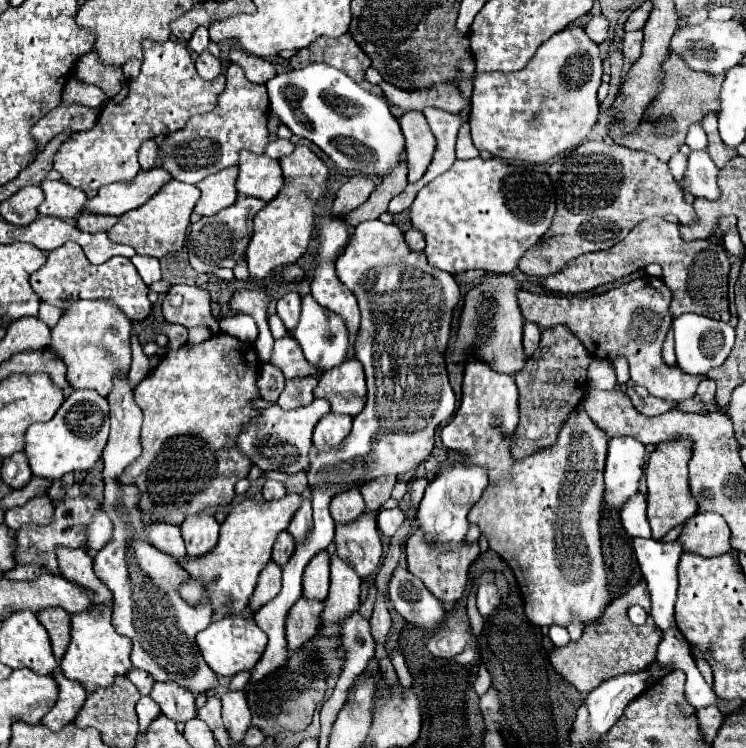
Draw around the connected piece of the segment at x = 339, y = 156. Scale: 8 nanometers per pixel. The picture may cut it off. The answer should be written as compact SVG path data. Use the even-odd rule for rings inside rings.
M308 64L306 68L300 68L300 70L276 74L272 80L266 82L266 88L270 96L270 108L280 116L280 120L296 136L302 136L314 142L320 150L324 150L340 170L356 172L372 180L378 180L388 176L388 172L400 164L400 154L404 152L406 138L400 130L398 120L390 112L390 104L382 96L376 96L360 88L360 84L354 82L344 72L328 64Z

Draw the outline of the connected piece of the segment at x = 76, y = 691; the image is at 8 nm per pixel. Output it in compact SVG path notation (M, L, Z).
M62 672L54 674L58 686L60 686L60 698L54 704L54 708L42 718L42 724L46 728L50 728L52 732L62 730L66 724L74 722L76 714L80 712L84 700L86 700L86 692L82 688L82 684L76 684L72 680L68 680Z

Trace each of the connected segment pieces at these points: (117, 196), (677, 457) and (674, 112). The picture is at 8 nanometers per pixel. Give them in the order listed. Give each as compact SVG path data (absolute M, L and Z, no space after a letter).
M162 166L152 170L140 170L132 180L126 182L112 182L100 188L98 196L88 200L84 212L100 212L100 214L114 214L122 216L128 210L134 210L148 202L172 176Z
M672 440L668 444L656 446L646 464L646 484L648 484L648 522L652 528L652 538L660 540L674 526L692 518L698 508L688 492L688 460L692 456L692 444L686 440Z
M670 54L670 58L664 62L664 72L666 72L664 90L654 100L654 104L648 106L638 132L624 136L622 128L614 124L608 128L608 136L616 140L616 144L624 144L626 148L632 148L632 150L650 152L658 156L662 162L668 162L684 144L690 124L702 122L702 118L710 112L714 114L720 112L720 88L724 82L724 74L696 72L678 54Z

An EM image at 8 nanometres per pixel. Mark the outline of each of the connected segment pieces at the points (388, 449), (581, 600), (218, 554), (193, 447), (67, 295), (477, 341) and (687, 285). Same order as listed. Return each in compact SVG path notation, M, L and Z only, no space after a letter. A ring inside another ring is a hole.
M380 220L360 222L354 228L350 242L346 244L344 252L336 260L336 276L356 296L362 312L362 324L356 338L356 358L362 362L366 372L368 398L366 398L364 410L354 418L354 428L350 436L344 440L344 444L338 450L316 454L316 458L308 468L308 482L312 490L312 508L314 508L314 528L308 540L296 546L292 560L282 568L282 592L254 616L256 624L268 634L268 648L260 664L256 664L256 668L252 670L250 682L244 686L244 692L248 692L256 682L260 682L264 676L268 676L270 672L274 672L276 668L288 662L286 616L294 606L294 602L302 596L302 572L318 552L326 550L334 542L334 520L328 510L330 500L336 494L342 494L354 486L362 486L366 482L372 482L388 474L402 476L412 468L416 468L418 464L422 464L432 454L436 428L440 426L442 420L448 420L454 414L454 406L456 406L456 396L448 382L446 362L444 362L444 354L450 340L452 314L460 300L460 286L456 284L454 276L430 266L426 262L424 252L412 252L398 224L394 222L384 224Z
M578 406L560 430L554 446L524 458L524 462L514 462L510 480L486 488L468 514L468 522L478 524L480 532L488 538L490 550L512 568L524 596L526 616L536 626L568 626L572 616L578 616L586 626L598 620L610 602L600 540L592 540L590 544L588 538L588 532L600 532L606 448L608 438L600 428L596 428L596 424L592 424L592 420L588 420L588 416L584 416L584 408Z
M286 494L274 502L244 500L232 508L232 514L224 520L220 528L220 540L216 548L200 558L180 560L180 566L190 574L190 580L180 586L180 596L188 604L198 604L200 600L212 600L212 608L218 614L236 614L248 606L248 600L256 588L260 570L272 560L272 546L276 536L288 528L292 516L302 504L300 494Z
M218 332L218 334L212 334L208 340L204 340L202 344L196 344L196 346L182 346L180 350L168 350L166 356L160 360L160 364L136 386L134 390L134 398L136 398L136 404L140 406L140 410L144 412L144 422L142 422L142 456L130 464L124 474L120 476L120 484L126 486L126 484L134 484L140 488L142 492L142 498L140 498L140 508L144 512L146 518L154 518L154 520L162 520L162 522L168 522L168 524L174 524L174 526L180 526L188 516L192 514L198 514L198 512L204 512L206 508L210 506L226 506L234 500L236 492L234 492L234 486L240 478L246 478L250 468L252 468L252 462L246 454L238 452L238 446L236 446L236 438L242 430L242 426L250 424L252 420L256 420L258 416L258 410L252 406L252 402L256 398L260 398L258 394L258 386L256 386L256 380L258 380L258 372L260 372L260 360L256 356L256 350L250 346L250 344L242 344L240 340L224 334L224 332Z
M66 242L64 246L52 250L48 254L46 264L34 272L30 276L30 284L34 288L34 292L40 296L42 302L54 304L60 310L68 310L68 302L74 300L112 300L116 302L122 312L126 316L130 316L130 320L134 322L142 322L144 318L148 318L152 304L148 300L148 286L144 284L144 280L140 278L140 274L136 272L136 268L130 264L130 258L124 256L114 256L108 262L94 266L88 262L88 258L84 256L82 248L76 246L76 242Z
M486 276L482 278L482 284L478 284L466 294L454 358L458 360L480 358L496 372L504 372L510 376L514 376L524 368L526 364L526 356L522 350L524 318L516 302L516 290L518 286L512 276Z
M648 218L632 228L632 232L620 240L616 246L584 254L572 260L564 272L552 274L544 278L544 288L550 292L562 292L562 294L578 294L594 290L600 284L616 282L628 274L632 274L638 268L644 268L644 264L658 262L664 268L664 282L668 282L668 288L672 290L674 298L670 304L672 316L680 316L684 312L698 312L704 316L710 316L714 320L728 322L728 270L730 262L722 246L708 244L708 240L694 240L684 242L678 232L678 224L672 224L664 218Z

